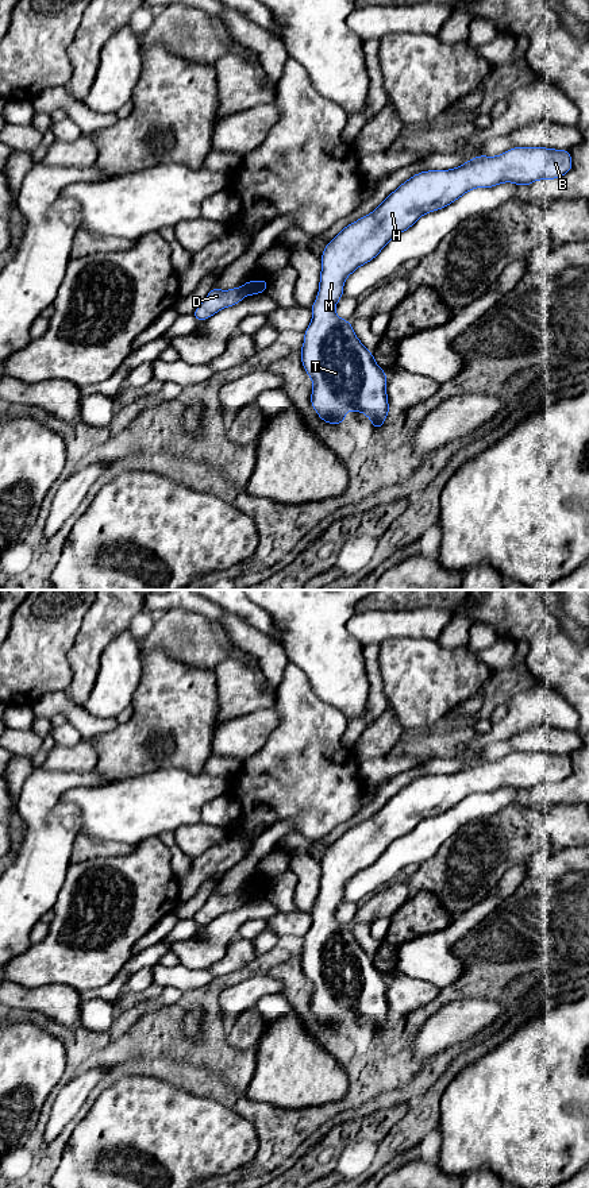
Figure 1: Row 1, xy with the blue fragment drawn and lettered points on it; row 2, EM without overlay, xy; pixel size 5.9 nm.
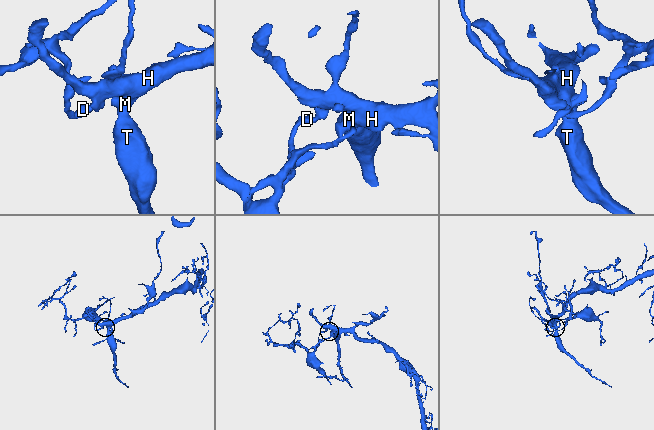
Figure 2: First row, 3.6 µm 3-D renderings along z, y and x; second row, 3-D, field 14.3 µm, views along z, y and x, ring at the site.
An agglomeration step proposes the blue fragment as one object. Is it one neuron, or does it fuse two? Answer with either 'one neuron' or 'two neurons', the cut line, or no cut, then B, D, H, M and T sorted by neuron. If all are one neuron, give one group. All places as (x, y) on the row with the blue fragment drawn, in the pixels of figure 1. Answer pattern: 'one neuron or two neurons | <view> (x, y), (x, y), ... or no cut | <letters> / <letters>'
two neurons | xy (239, 288), (243, 296) | B H M T / D

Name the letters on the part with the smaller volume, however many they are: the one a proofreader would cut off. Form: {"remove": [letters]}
{"remove": ["D"]}

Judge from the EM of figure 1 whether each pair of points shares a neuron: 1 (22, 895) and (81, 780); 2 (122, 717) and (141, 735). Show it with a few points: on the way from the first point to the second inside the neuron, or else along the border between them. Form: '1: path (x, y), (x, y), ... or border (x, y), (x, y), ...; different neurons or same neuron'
1: path (41, 863), (49, 840), (49, 799); same neuron
2: border (131, 706), (133, 714), (119, 724); different neurons

